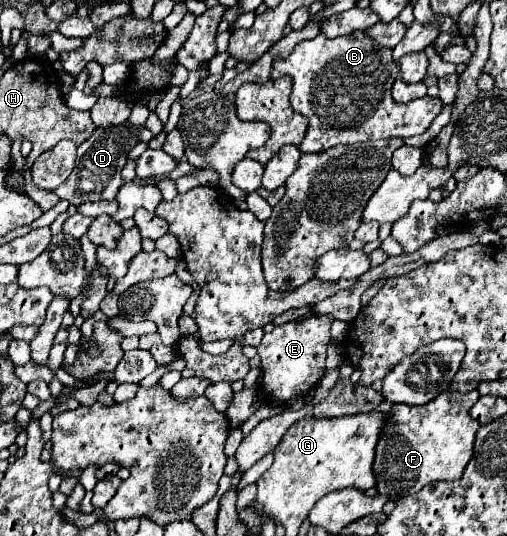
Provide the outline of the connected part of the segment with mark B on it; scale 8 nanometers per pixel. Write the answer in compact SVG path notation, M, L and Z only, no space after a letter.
M361 30L333 40L319 34L313 40L297 44L291 56L273 64L271 78L285 74L293 76L293 110L309 118L307 136L299 146L301 152L323 152L337 144L417 136L431 126L443 108L443 102L431 96L409 104L393 102L391 86L399 74L399 66L393 64L389 48L379 46Z

